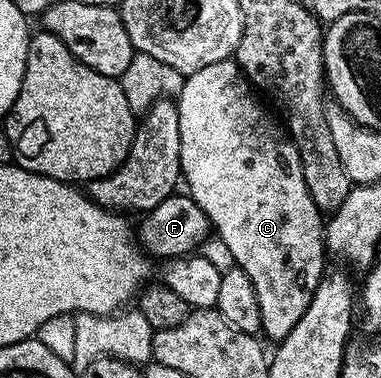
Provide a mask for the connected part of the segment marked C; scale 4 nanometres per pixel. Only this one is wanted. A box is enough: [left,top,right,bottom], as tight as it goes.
[175,58,327,341]

